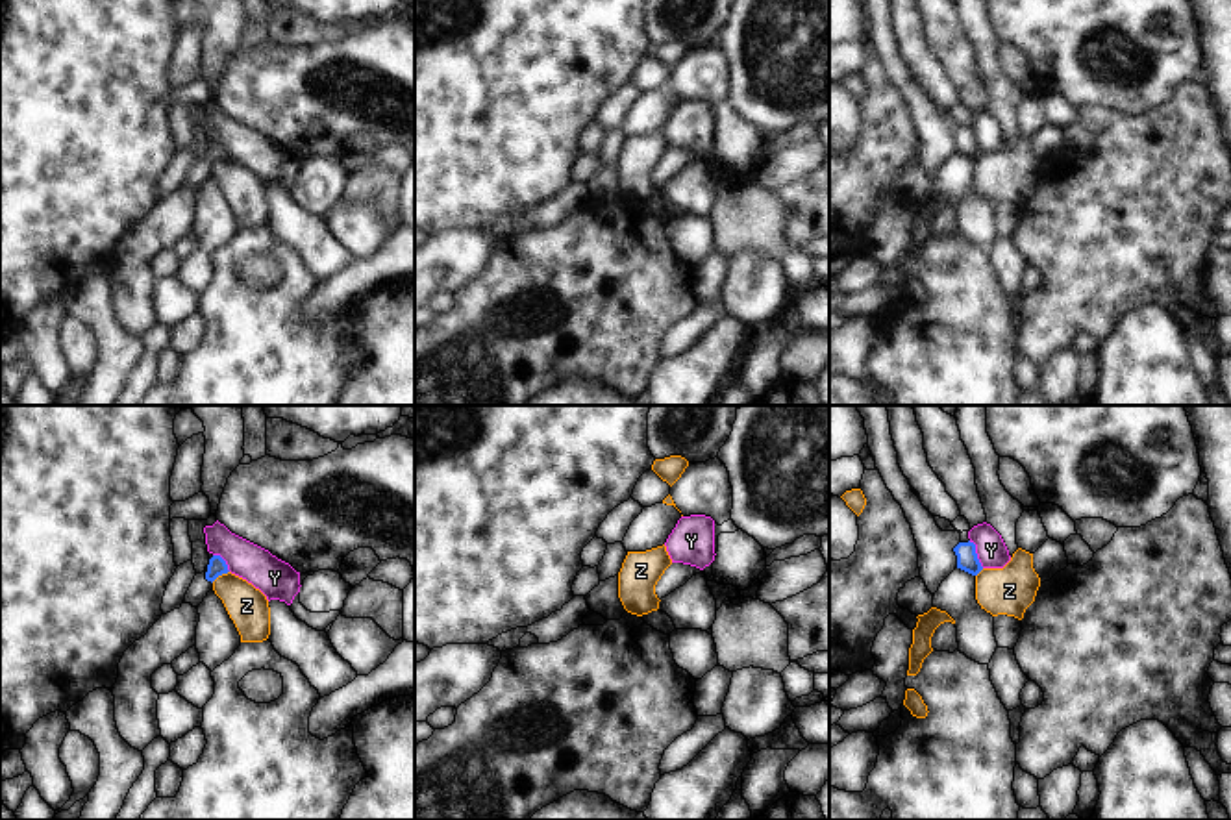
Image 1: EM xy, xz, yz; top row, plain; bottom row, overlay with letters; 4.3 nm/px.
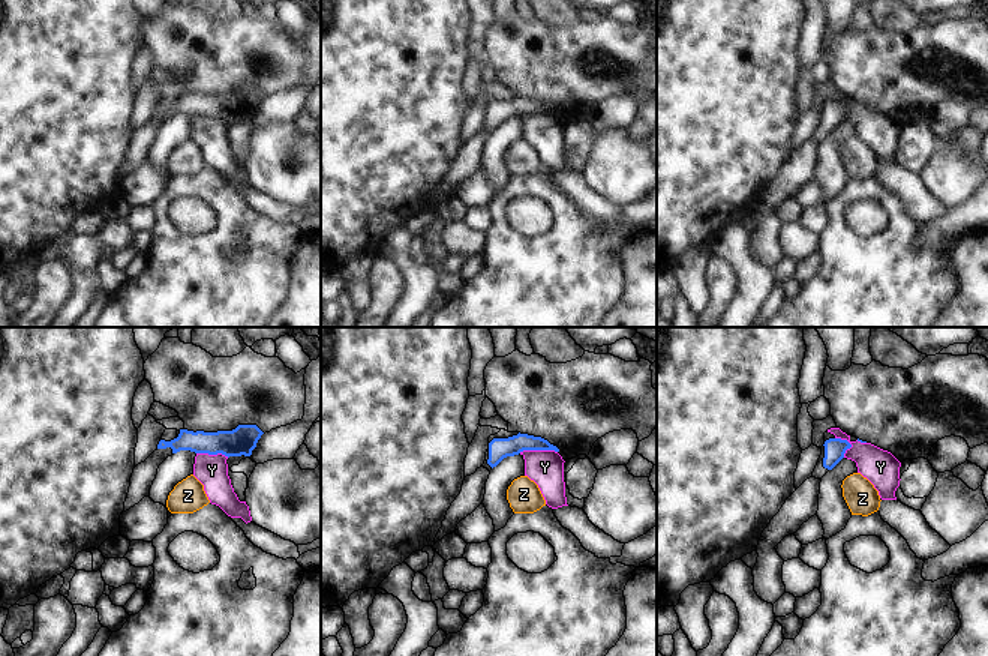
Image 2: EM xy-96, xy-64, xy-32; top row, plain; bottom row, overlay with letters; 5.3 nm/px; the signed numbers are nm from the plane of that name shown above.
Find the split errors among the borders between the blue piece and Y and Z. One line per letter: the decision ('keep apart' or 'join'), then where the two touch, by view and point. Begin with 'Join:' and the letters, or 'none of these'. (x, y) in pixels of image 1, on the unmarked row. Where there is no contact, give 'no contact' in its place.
Join: none of these
Y: keep apart | yz (976, 139)
Z: keep apart | xy (219, 160)

